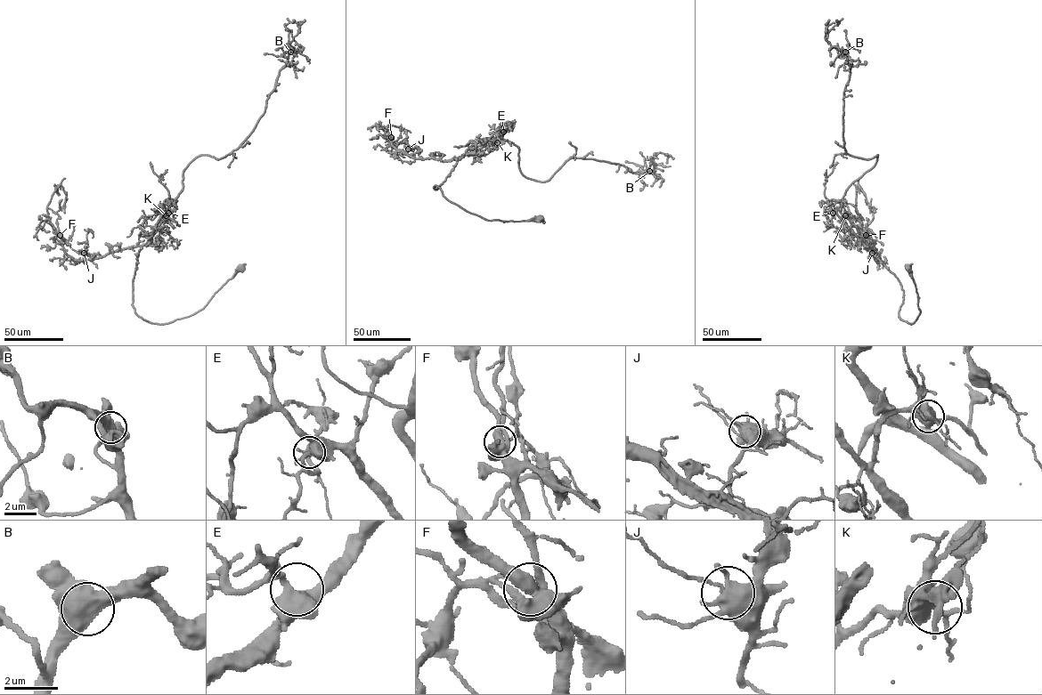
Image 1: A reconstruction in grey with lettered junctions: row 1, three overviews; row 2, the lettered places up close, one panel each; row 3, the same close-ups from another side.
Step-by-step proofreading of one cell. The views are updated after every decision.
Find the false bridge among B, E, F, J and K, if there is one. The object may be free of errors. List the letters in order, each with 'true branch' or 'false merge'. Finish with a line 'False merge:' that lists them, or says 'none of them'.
B: true branch
E: true branch
F: true branch
J: true branch
K: true branch
False merge: none of them

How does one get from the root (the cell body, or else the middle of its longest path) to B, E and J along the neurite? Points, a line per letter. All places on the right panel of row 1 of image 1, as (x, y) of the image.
B: (907, 267), (920, 311), (912, 324), (899, 316), (898, 278), (840, 211), (877, 155), (845, 149), (845, 52)
E: (907, 267), (915, 282), (920, 311), (912, 324), (899, 316), (903, 290), (898, 278), (833, 213)
J: (907, 267), (920, 311), (912, 324), (899, 316), (900, 282), (880, 259), (872, 253)

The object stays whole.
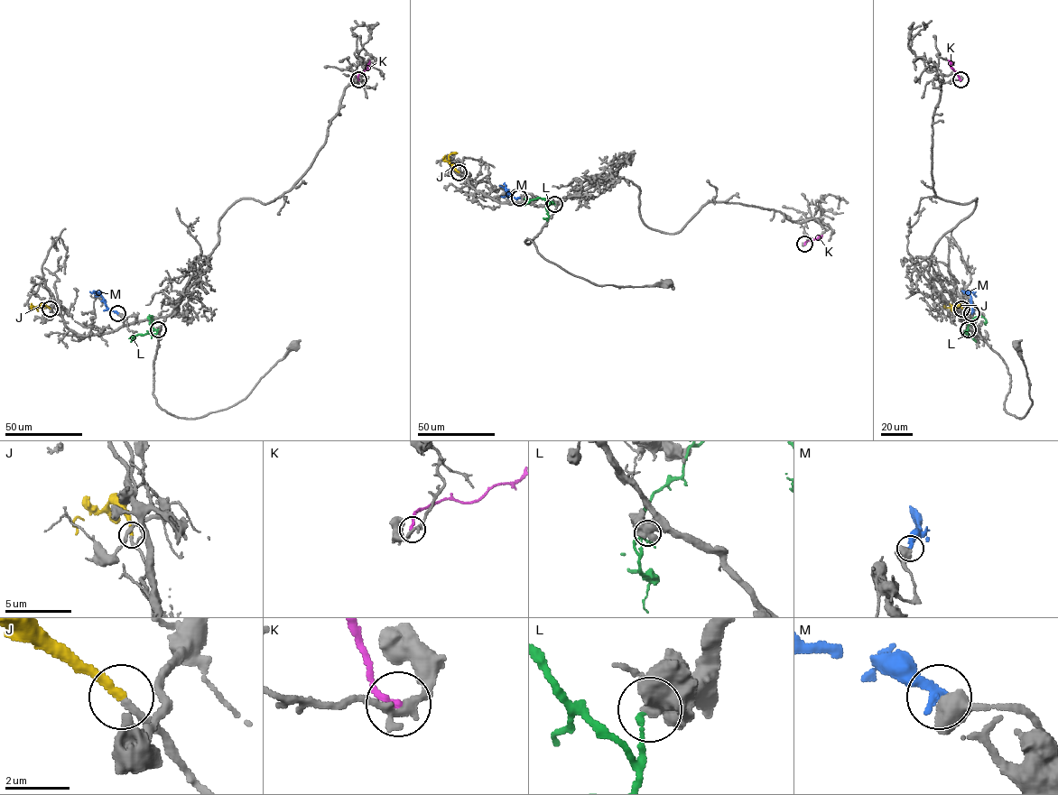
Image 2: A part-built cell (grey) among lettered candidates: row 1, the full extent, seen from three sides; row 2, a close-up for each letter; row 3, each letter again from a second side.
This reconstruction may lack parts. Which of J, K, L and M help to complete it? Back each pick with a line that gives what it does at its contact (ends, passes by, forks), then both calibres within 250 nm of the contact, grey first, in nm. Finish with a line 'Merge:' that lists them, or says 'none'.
J: it ends | 160/240 nm
Merge: J

